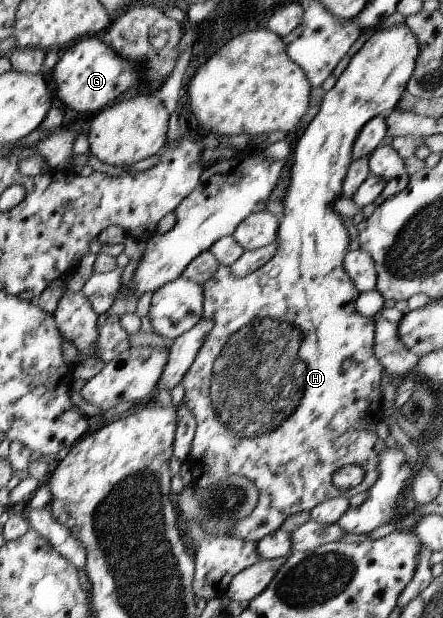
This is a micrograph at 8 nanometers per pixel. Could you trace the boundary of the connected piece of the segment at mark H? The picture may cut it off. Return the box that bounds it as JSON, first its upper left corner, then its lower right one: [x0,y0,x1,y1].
[180,23,418,542]

